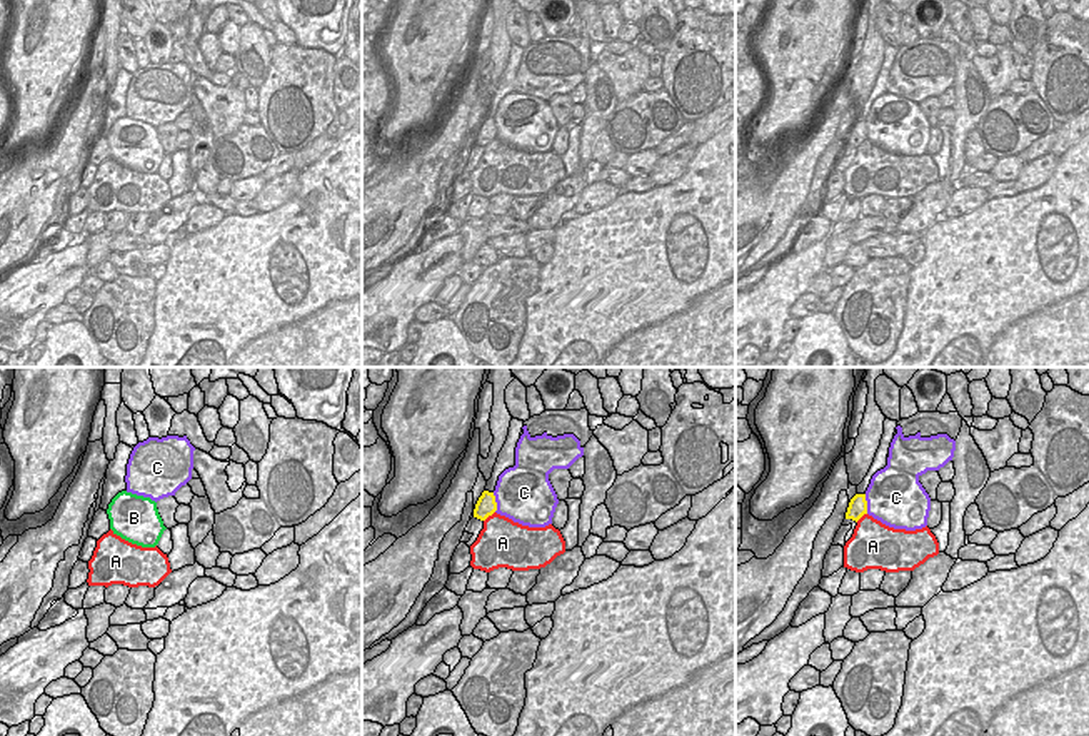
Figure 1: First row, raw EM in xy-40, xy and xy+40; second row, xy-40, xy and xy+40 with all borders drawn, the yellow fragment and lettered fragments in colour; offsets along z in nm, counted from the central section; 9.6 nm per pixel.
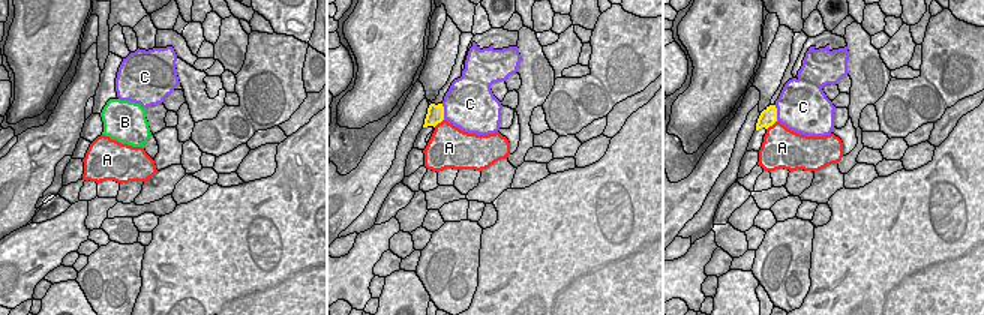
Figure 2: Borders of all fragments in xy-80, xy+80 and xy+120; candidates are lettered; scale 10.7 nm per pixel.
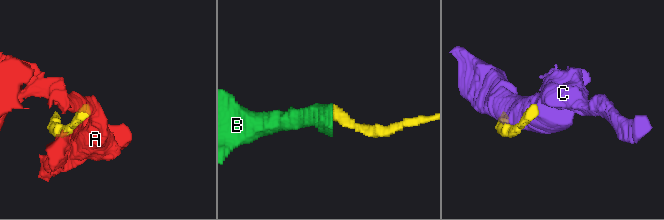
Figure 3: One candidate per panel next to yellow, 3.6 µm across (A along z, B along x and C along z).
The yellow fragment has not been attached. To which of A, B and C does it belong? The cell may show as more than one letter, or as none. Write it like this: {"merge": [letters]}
{"merge": []}

